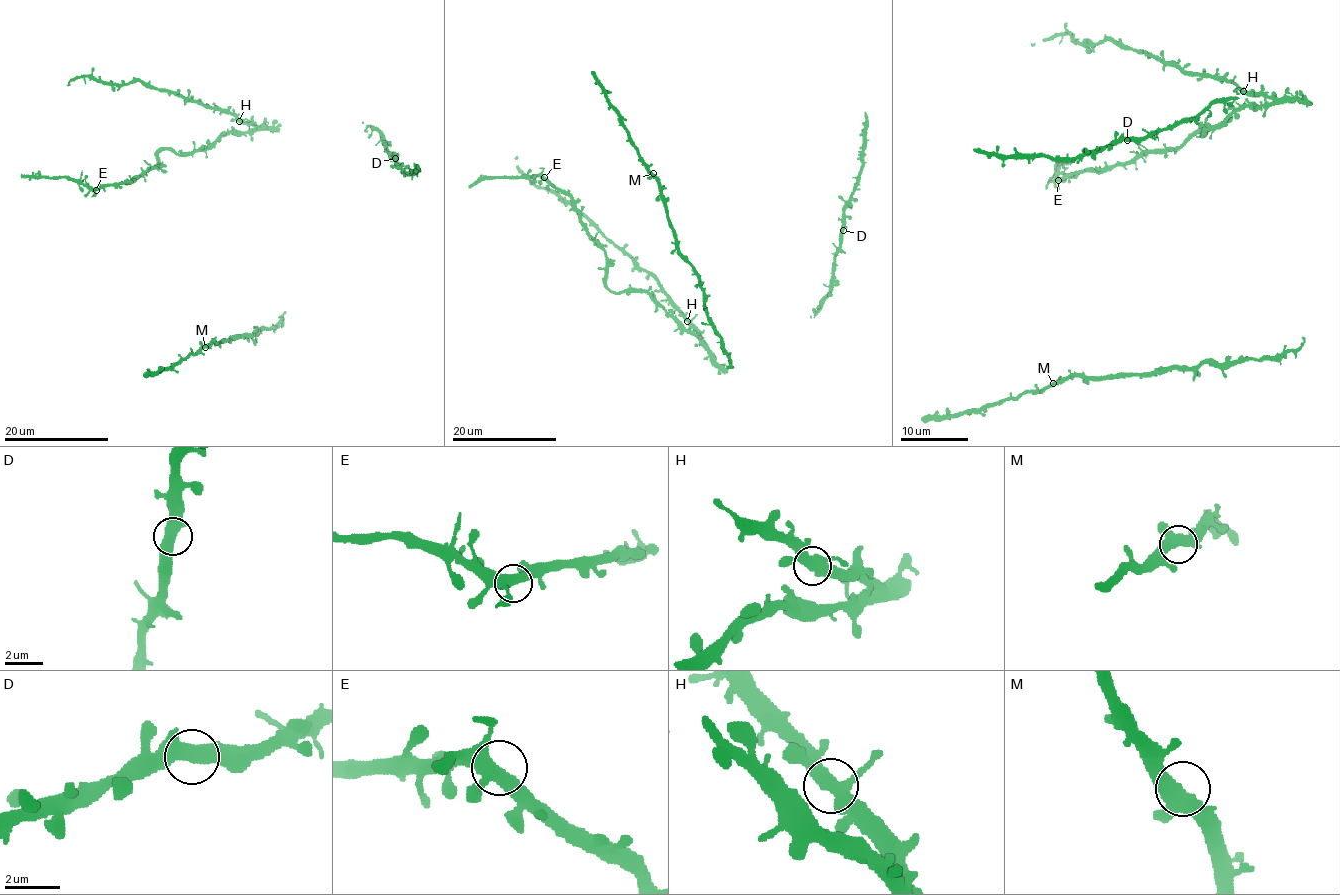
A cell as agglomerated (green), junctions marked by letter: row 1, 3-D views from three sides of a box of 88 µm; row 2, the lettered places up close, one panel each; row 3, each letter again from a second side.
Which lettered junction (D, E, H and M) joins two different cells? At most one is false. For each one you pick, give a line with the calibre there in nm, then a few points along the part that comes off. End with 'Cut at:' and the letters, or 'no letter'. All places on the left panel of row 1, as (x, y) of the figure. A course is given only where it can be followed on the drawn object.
Cut at: no letter

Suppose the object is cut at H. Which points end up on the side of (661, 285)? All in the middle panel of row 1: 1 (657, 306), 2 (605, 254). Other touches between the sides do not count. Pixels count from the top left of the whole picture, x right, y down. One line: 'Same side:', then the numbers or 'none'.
Same side: none

